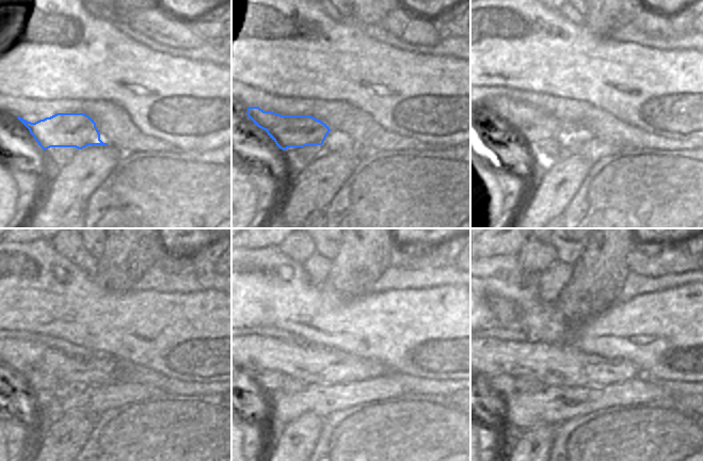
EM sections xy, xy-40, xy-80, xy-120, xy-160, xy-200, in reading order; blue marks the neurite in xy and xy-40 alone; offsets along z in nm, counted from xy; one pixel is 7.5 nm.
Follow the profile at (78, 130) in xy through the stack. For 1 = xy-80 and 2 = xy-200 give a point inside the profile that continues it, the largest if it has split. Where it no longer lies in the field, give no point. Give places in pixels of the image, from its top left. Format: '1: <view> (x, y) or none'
1: xy-80 (524, 136)
2: xy-200 (502, 384)

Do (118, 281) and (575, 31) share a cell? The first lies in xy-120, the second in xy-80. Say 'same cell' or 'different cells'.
different cells

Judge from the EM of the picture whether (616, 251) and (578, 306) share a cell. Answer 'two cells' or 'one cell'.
one cell

